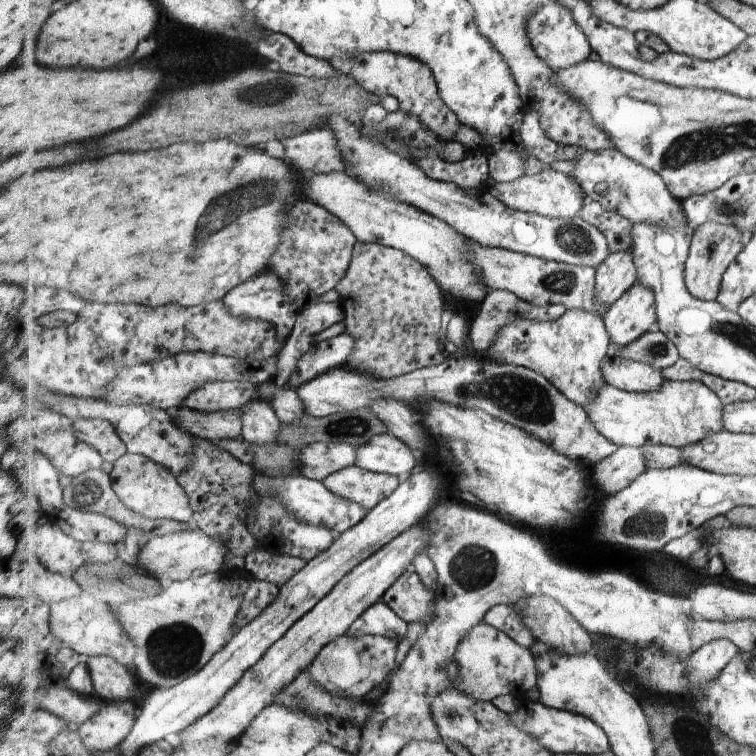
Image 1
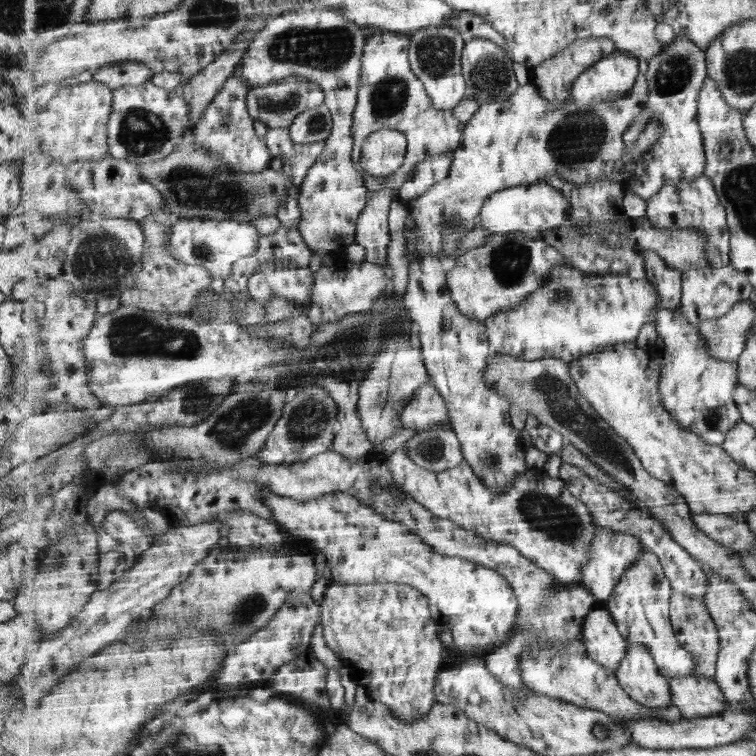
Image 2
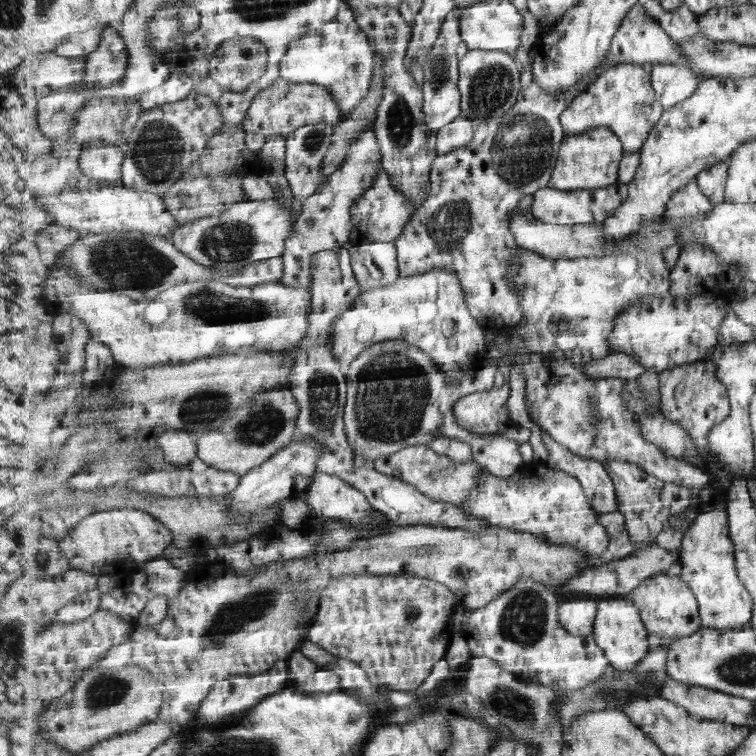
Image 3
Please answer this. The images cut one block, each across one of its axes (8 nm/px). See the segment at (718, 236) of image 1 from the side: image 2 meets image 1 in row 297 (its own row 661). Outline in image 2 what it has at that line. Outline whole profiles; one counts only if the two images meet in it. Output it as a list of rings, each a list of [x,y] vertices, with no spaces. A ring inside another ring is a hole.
[[[673,591],[670,604],[670,619],[672,620],[676,637],[697,658],[697,677],[705,677],[715,681],[717,662],[721,650],[720,632],[717,629],[716,620],[709,612],[708,605],[695,596]]]

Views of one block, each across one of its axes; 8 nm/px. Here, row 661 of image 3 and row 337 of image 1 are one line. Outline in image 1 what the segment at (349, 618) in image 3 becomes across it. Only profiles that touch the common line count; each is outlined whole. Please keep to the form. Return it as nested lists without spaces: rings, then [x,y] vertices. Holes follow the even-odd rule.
[[[358,240],[347,274],[335,289],[345,310],[344,332],[357,340],[353,354],[349,356],[347,362],[353,370],[369,372],[377,379],[392,379],[417,369],[437,366],[444,361],[443,354],[439,350],[439,332],[443,324],[443,312],[446,309],[443,292],[439,294],[440,284],[433,278],[429,269],[419,264],[408,253],[381,243],[362,243]]]

